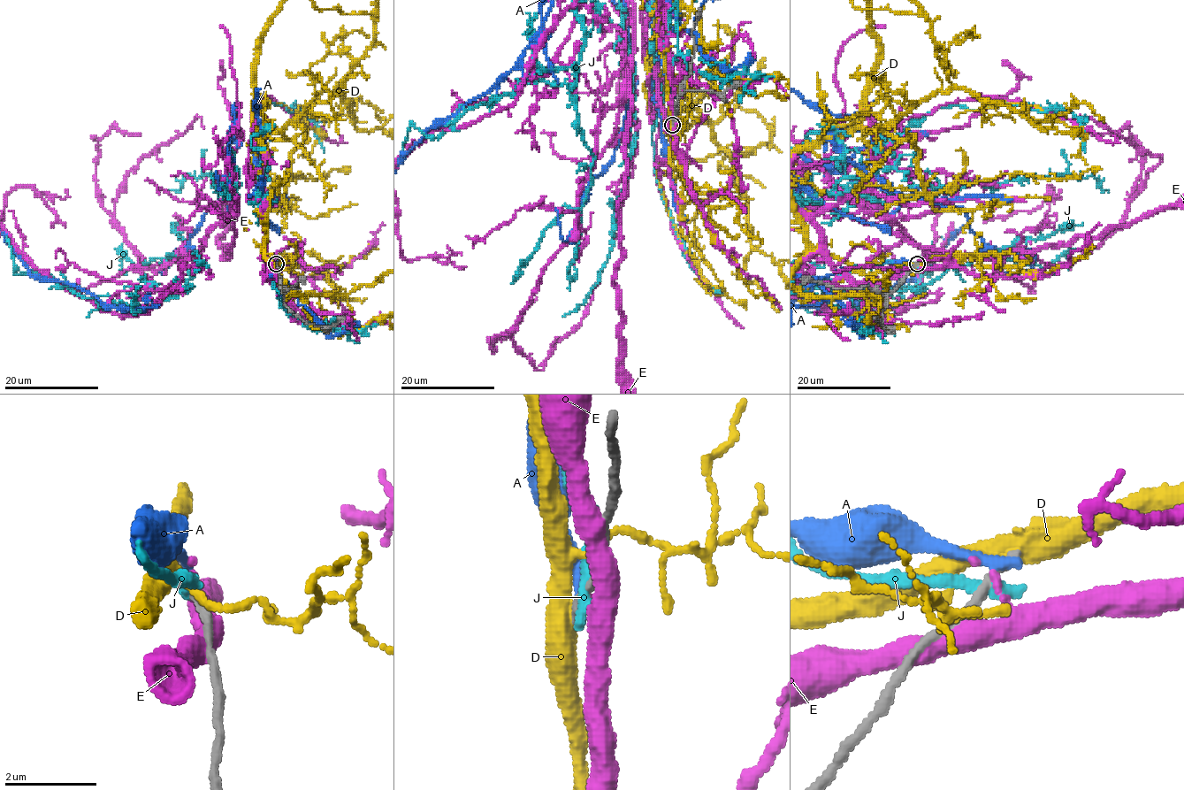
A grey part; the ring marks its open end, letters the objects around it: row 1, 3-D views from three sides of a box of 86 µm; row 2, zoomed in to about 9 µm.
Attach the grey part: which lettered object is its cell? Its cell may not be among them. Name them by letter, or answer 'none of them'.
none of them

